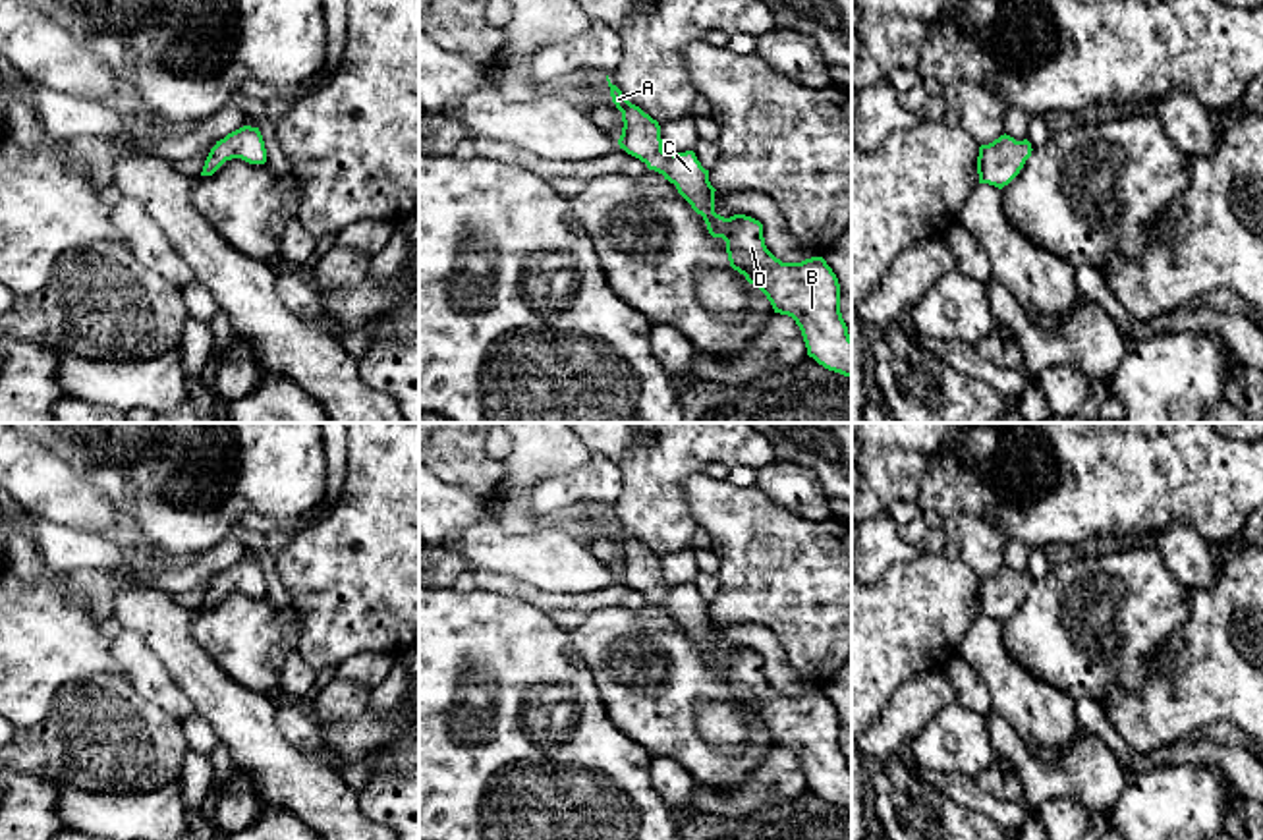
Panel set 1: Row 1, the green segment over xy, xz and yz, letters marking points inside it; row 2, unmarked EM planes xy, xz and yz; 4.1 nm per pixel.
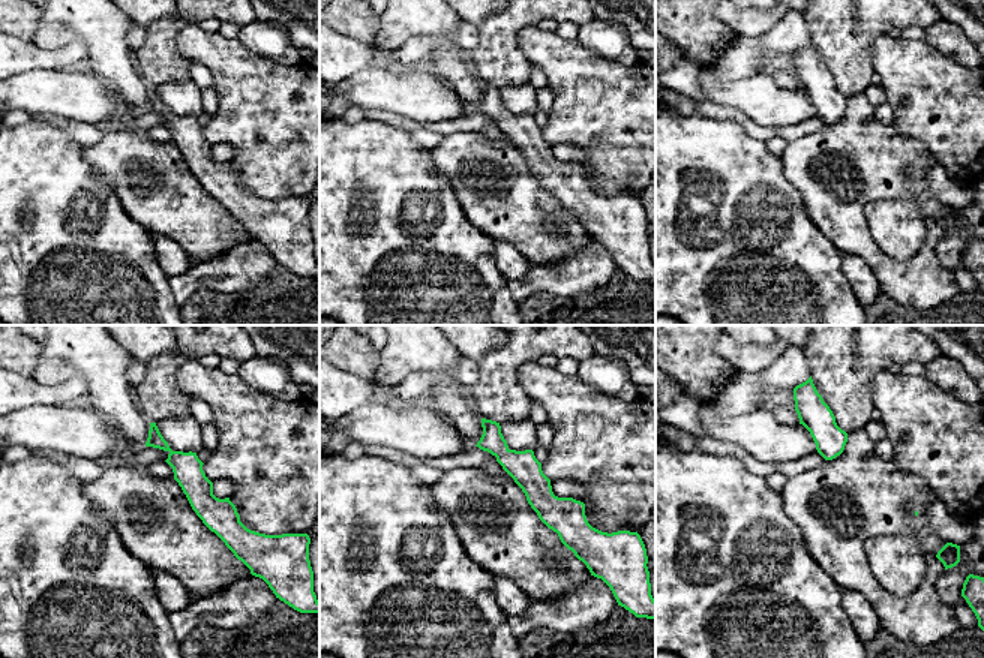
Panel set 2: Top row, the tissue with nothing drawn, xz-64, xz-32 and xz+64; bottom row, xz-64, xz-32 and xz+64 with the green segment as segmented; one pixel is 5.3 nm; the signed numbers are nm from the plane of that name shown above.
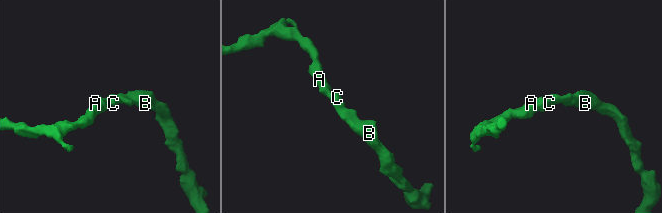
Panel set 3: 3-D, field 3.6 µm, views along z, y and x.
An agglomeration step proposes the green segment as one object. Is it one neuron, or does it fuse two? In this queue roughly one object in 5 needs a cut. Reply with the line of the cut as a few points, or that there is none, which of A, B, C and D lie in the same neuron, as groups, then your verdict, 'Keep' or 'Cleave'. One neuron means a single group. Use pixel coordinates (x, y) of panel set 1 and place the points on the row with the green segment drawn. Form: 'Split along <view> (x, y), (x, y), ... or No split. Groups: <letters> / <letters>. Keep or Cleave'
No split. Groups: A B C D. Keep

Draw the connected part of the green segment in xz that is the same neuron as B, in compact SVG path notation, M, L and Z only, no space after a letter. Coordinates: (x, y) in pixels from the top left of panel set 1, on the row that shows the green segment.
M608 75L606 81L612 102L622 112L620 149L676 185L703 216L709 234L726 241L730 266L767 295L774 313L796 321L809 357L852 378L852 338L840 313L840 284L827 261L811 257L801 263L782 263L767 249L759 220L745 214L730 218L716 214L716 189L695 153L666 153L659 122L632 104Z

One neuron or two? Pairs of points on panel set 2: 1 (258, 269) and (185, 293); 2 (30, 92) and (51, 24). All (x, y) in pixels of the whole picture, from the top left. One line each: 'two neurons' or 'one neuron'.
1: one neuron
2: two neurons

